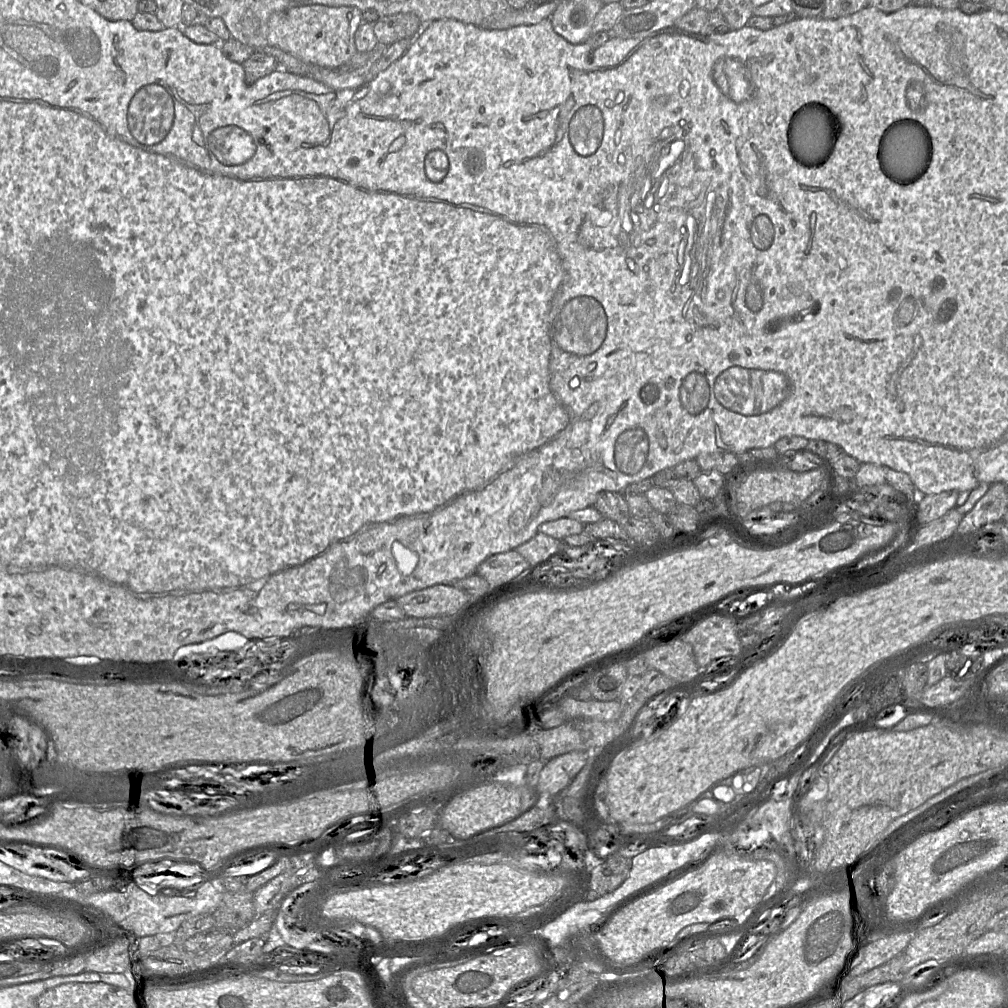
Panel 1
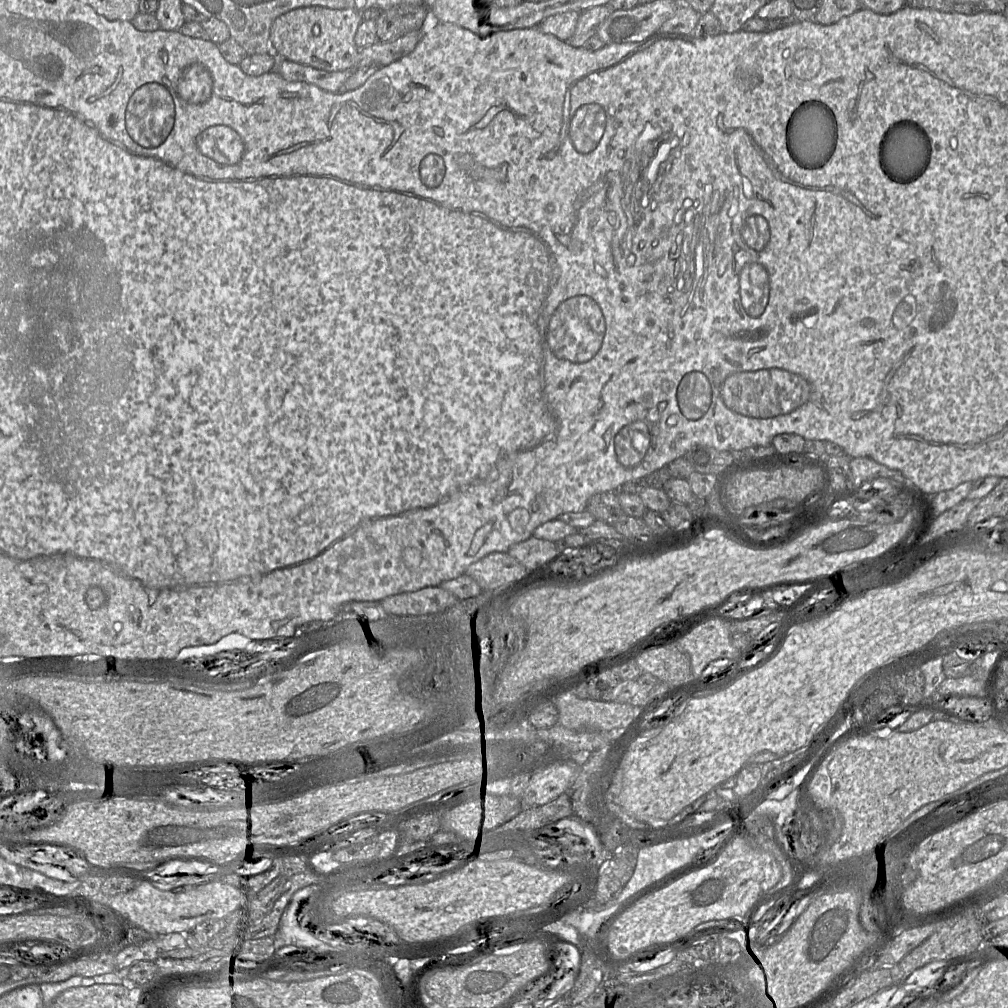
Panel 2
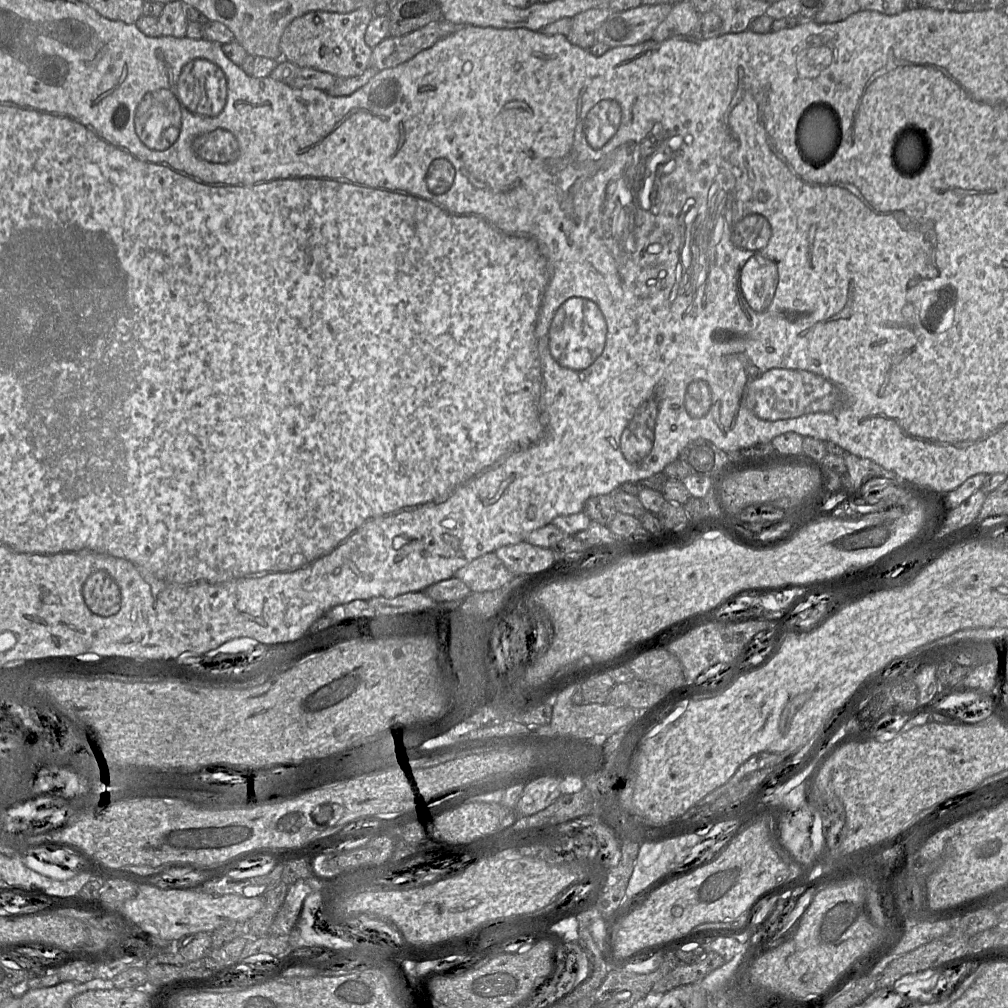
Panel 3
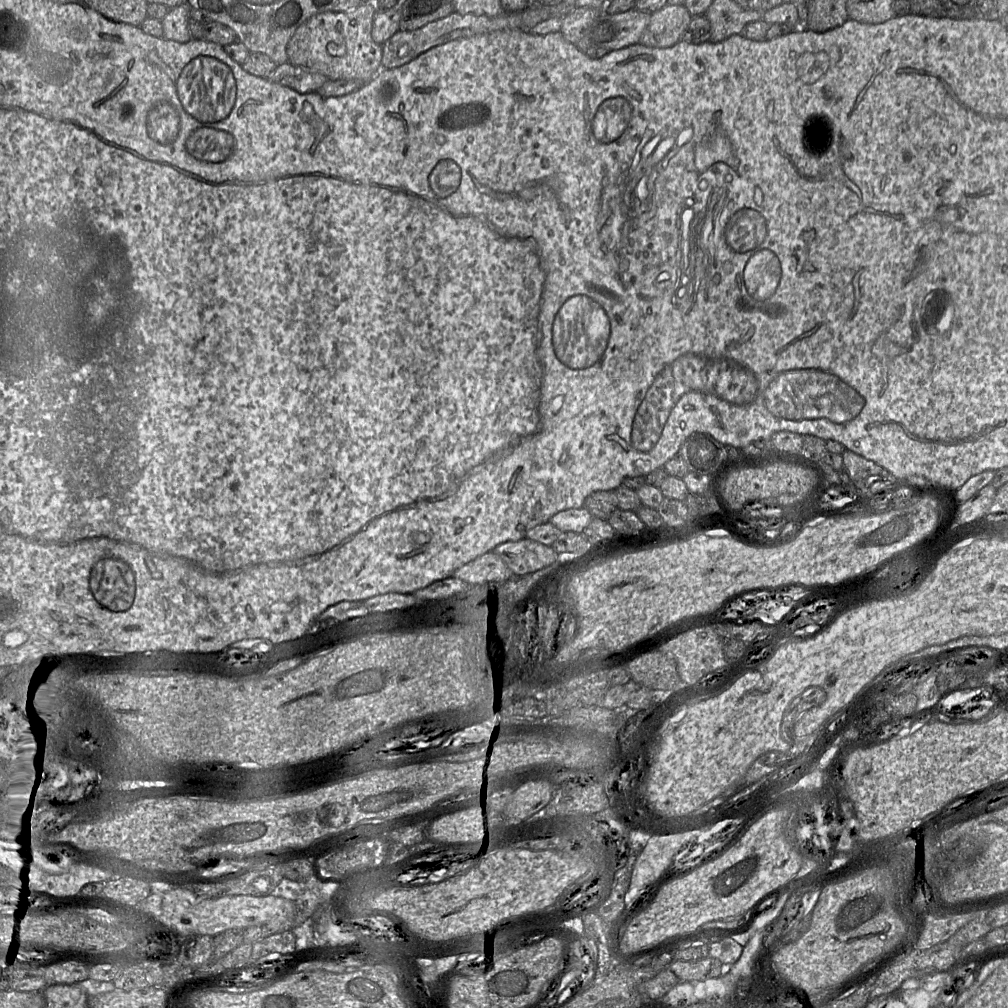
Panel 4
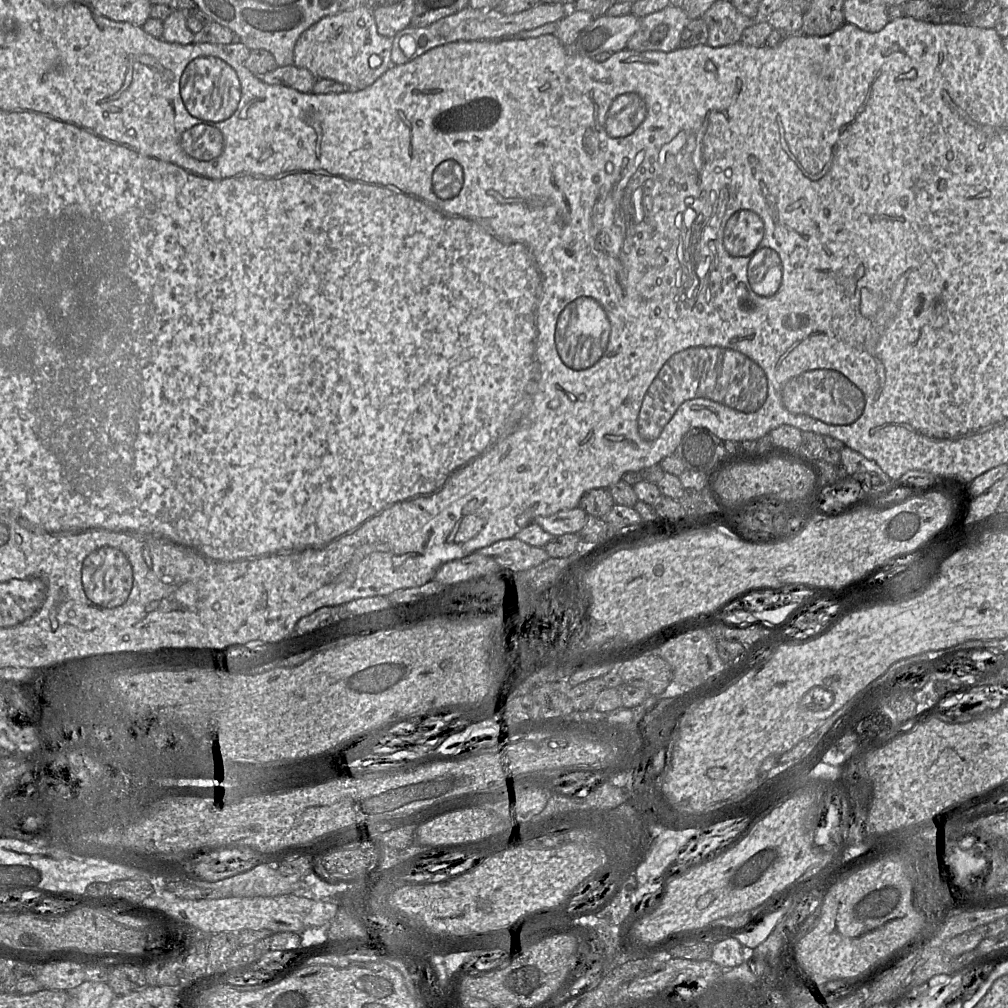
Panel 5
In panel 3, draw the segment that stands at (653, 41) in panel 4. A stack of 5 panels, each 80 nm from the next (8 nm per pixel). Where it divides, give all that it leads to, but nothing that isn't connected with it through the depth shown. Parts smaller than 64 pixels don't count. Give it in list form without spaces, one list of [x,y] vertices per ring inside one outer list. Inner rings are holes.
[[[690,1],[673,4],[668,16],[654,30],[651,39],[663,41],[673,36],[690,36],[699,16],[700,13]]]

